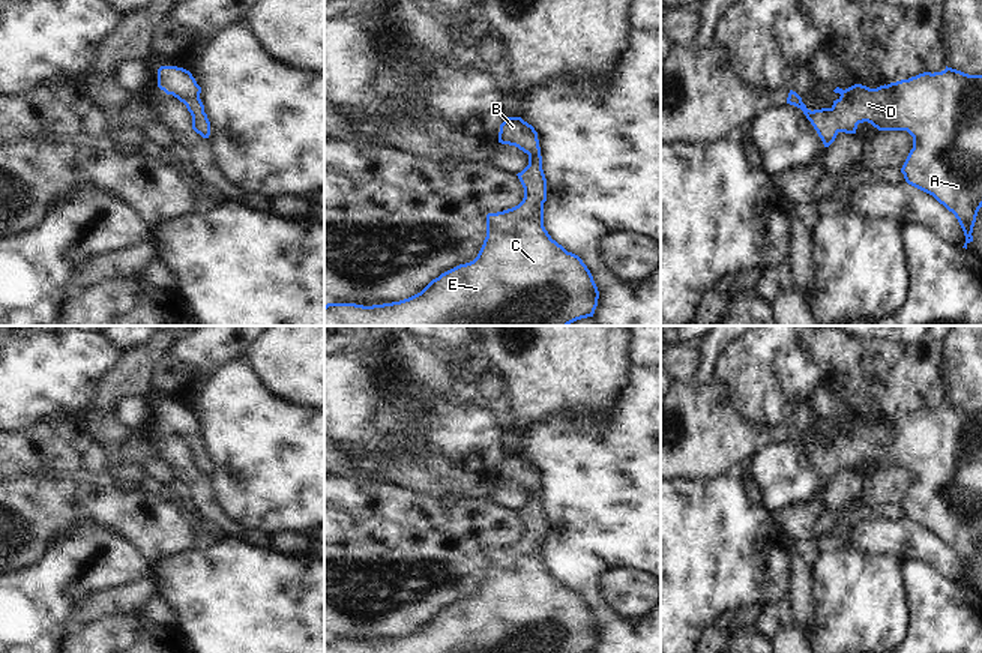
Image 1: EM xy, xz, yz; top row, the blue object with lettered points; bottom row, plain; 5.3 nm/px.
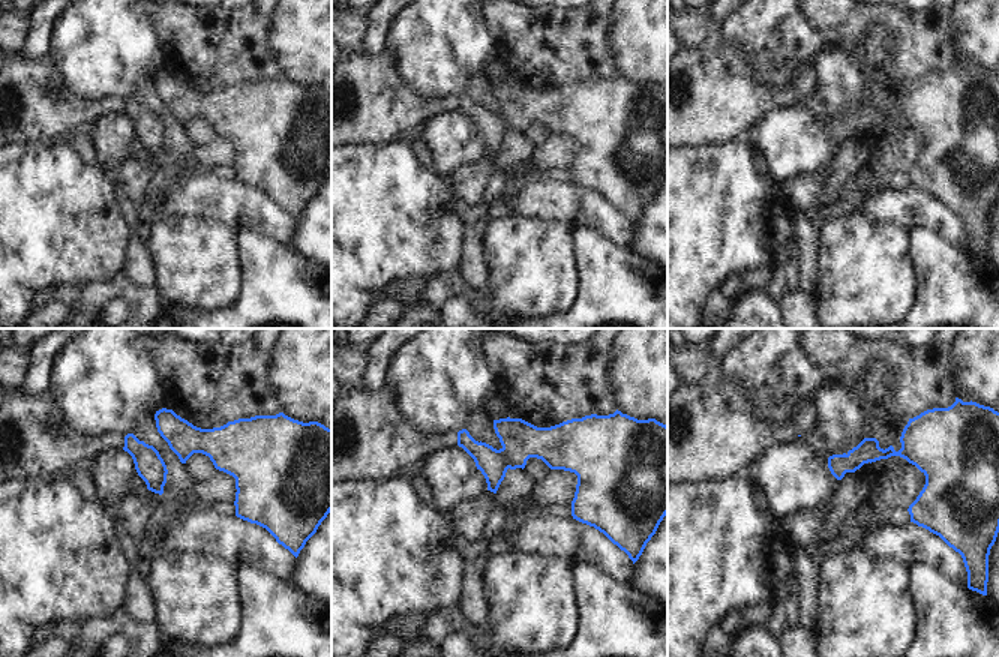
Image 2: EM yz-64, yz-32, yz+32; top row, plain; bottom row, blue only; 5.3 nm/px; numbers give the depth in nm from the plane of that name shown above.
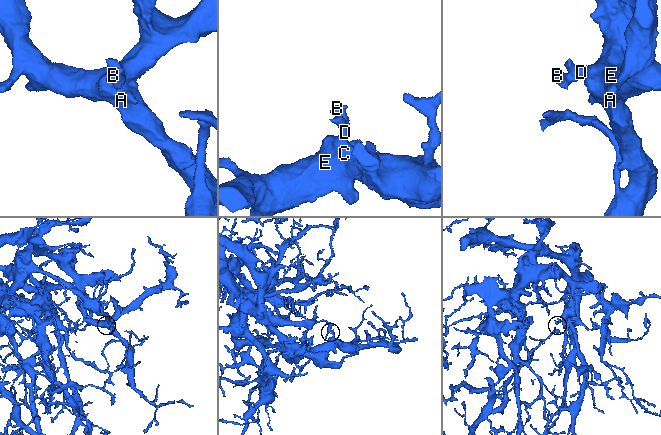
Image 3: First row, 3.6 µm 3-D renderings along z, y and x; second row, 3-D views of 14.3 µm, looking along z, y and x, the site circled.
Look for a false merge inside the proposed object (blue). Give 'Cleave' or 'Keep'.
Keep

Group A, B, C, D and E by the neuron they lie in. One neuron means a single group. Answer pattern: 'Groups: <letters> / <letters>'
Groups: A B C D E

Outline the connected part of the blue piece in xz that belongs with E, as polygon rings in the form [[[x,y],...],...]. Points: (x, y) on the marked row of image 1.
[[[508,117],[500,125],[499,143],[529,155],[529,165],[517,174],[524,198],[512,209],[486,215],[486,237],[477,257],[399,302],[372,306],[327,303],[324,326],[569,326],[593,317],[599,291],[590,270],[578,255],[553,240],[544,227],[547,179],[538,132],[521,117]]]

